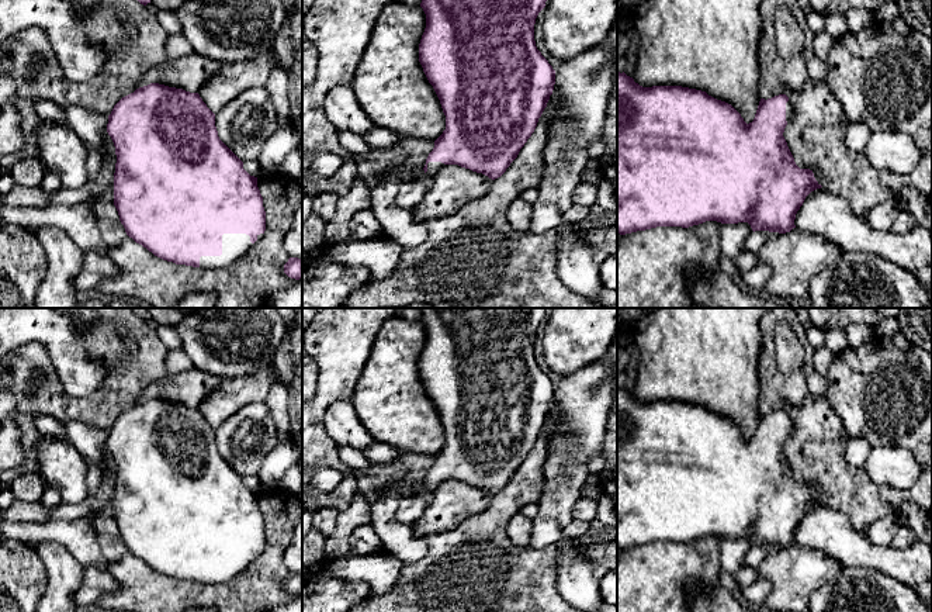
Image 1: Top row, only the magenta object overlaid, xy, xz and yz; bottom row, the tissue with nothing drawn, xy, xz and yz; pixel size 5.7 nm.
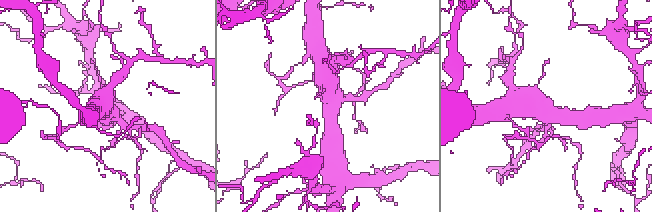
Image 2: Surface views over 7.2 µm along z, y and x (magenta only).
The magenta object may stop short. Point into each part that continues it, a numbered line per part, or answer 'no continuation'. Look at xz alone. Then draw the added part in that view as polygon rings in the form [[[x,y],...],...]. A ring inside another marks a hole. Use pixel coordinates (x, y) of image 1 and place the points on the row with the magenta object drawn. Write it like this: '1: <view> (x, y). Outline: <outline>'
1: xz (409, 196). Outline: [[[429,162],[426,180],[413,177],[412,180],[402,183],[395,197],[395,205],[406,211],[416,208],[430,190],[433,179],[441,166],[444,166],[441,162]]]

